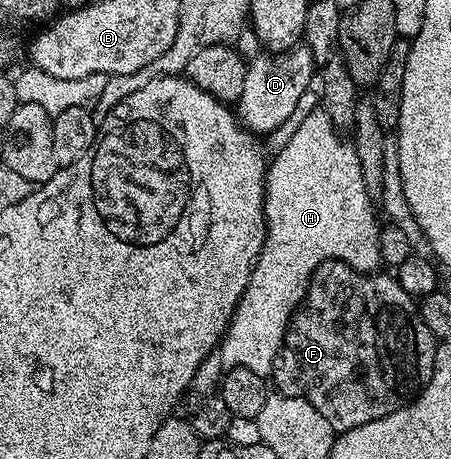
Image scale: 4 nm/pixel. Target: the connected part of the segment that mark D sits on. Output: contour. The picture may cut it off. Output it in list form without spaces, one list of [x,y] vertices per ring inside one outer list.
[[[306,45],[291,47],[288,51],[261,53],[248,63],[246,81],[234,110],[245,131],[265,137],[276,131],[296,111],[296,106],[304,99],[312,74],[317,74],[318,64]]]

